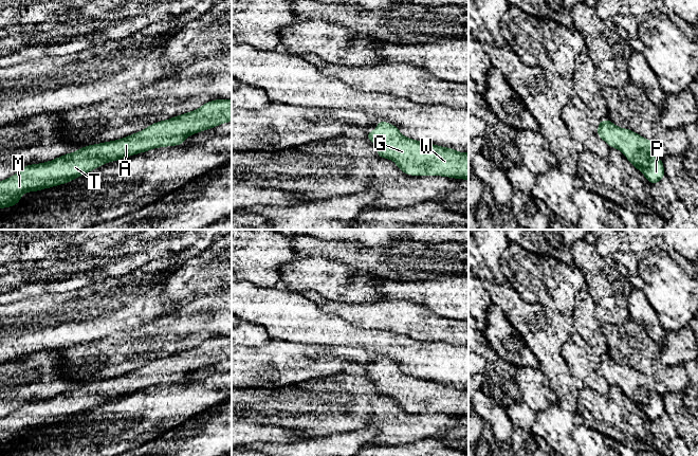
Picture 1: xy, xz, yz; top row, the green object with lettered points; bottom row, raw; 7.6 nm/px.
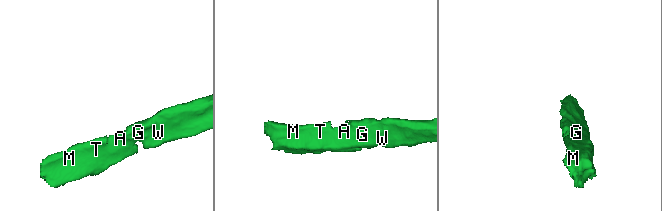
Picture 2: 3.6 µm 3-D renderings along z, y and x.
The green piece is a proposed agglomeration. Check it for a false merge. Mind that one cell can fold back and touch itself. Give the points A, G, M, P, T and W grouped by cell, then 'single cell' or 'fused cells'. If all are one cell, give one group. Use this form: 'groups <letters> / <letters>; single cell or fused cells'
groups A G M P T W; single cell

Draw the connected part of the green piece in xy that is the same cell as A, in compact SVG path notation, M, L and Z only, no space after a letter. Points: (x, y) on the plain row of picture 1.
M218 335L123 376L88 382L52 398L29 401L0 418L0 445L17 442L21 433L29 428L69 420L108 399L160 384L182 382L187 373L227 359L232 359L232 336Z

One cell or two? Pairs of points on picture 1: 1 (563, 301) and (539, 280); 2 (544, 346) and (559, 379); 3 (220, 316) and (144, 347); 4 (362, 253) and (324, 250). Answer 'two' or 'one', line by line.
1: one
2: one
3: one
4: one

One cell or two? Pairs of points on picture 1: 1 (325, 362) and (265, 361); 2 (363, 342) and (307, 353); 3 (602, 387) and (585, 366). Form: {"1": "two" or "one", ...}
{"1": "one", "2": "two", "3": "one"}

